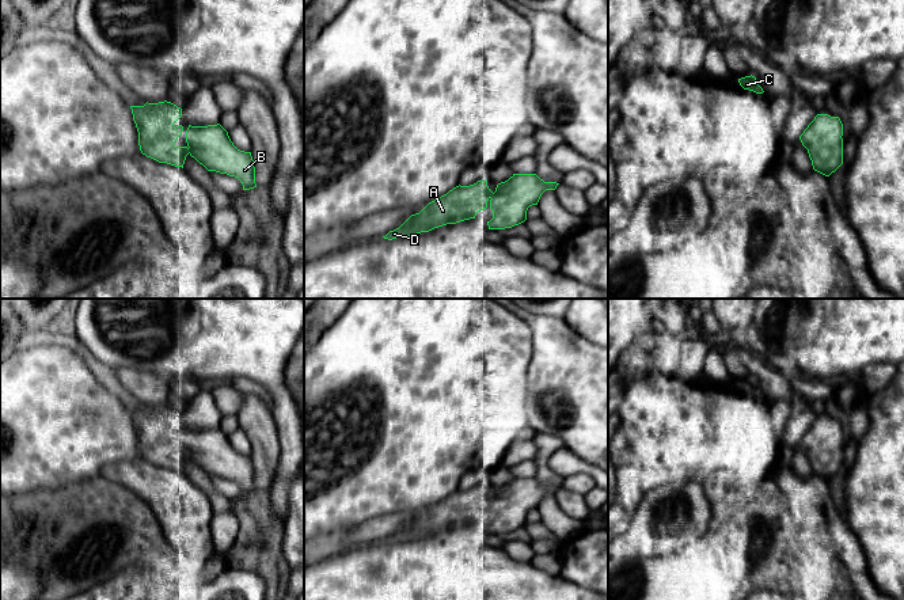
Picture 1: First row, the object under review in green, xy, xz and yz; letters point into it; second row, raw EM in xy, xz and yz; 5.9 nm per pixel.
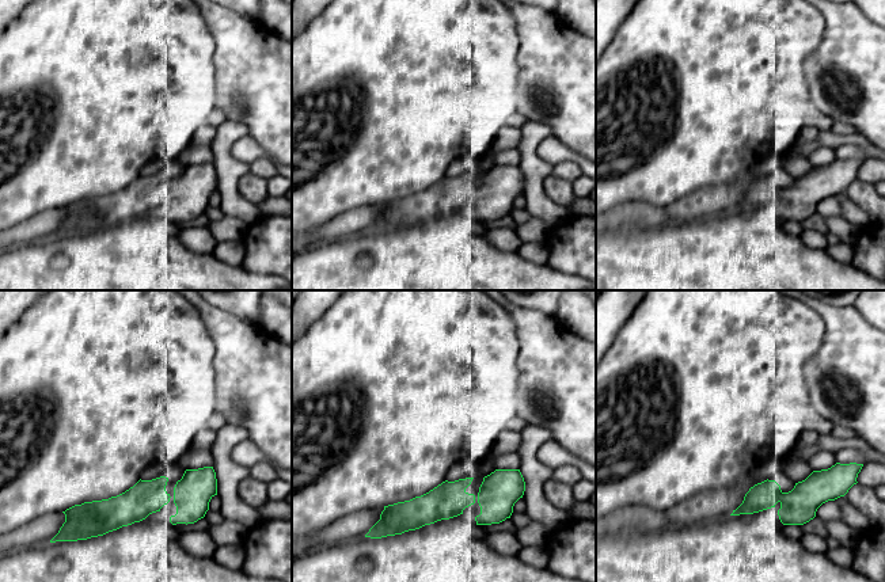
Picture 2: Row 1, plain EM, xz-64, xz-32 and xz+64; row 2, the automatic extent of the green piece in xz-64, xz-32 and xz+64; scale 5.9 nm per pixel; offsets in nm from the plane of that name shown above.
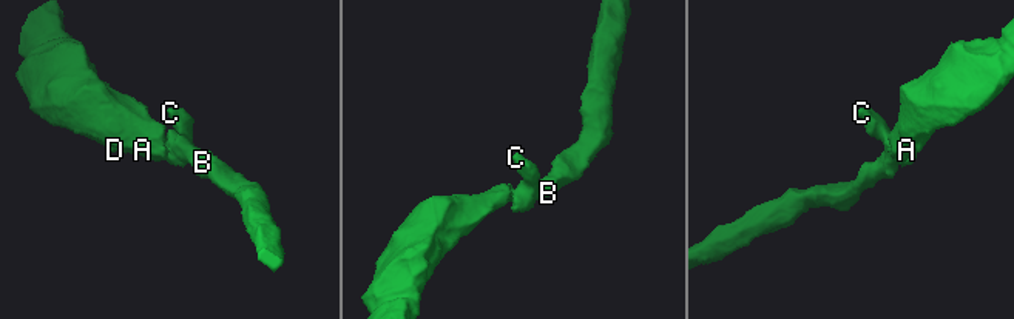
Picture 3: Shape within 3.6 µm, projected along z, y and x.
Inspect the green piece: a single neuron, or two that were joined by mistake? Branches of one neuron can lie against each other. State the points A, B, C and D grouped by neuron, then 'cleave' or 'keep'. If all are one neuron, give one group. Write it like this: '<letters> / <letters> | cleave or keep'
A B C D | keep

